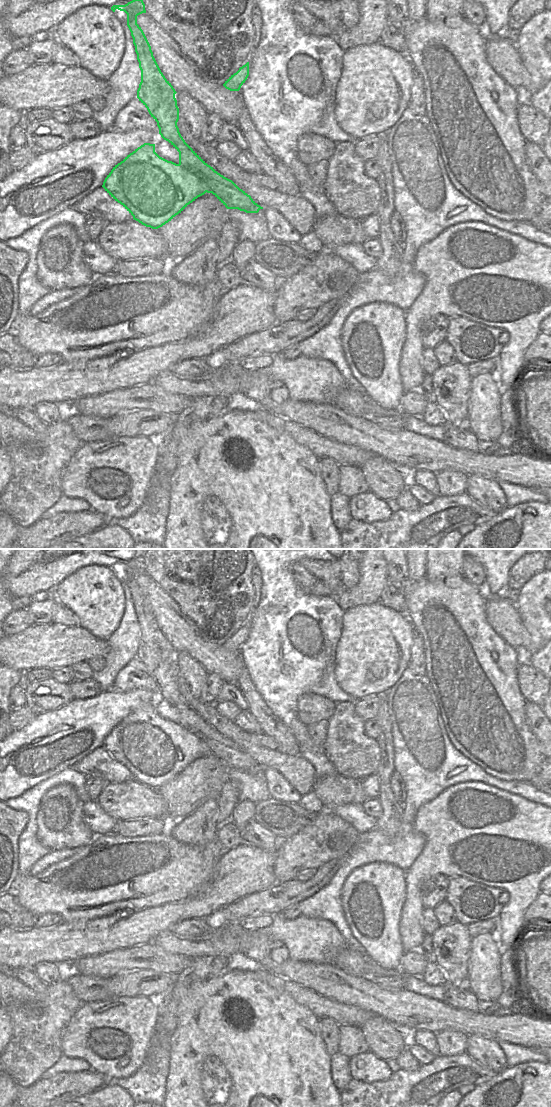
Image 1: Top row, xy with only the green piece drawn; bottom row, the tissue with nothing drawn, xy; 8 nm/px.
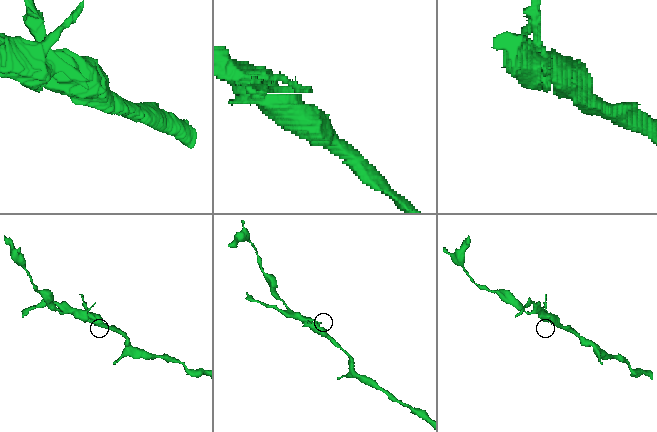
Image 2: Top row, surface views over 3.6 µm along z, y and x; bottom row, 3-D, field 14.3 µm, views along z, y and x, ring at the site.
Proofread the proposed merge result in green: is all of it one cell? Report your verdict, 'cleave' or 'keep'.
cleave

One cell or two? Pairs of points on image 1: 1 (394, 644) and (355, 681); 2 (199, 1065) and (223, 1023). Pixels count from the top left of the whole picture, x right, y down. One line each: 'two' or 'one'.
1: one
2: one

